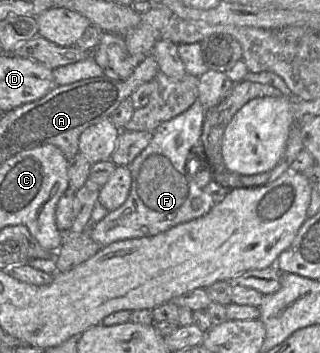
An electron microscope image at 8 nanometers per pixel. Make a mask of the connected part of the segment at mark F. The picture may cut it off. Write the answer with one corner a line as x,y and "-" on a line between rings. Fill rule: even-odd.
197,99
186,111
163,122
149,145
128,165
131,187
126,201
95,224
90,237
101,247
116,241
160,234
206,215
215,205
187,171
191,148
201,143
206,109

